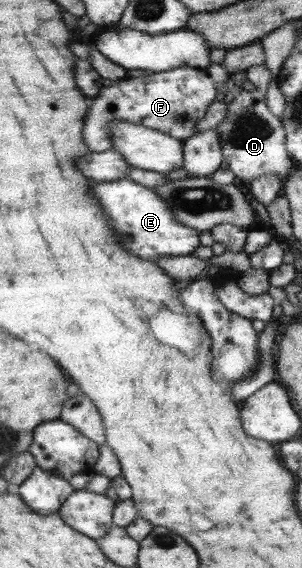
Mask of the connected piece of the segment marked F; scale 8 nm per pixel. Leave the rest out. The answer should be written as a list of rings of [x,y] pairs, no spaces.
[[[189,66],[152,72],[147,76],[125,77],[113,81],[104,79],[104,87],[99,96],[91,99],[91,108],[83,128],[84,141],[92,152],[111,150],[111,128],[114,120],[137,123],[185,141],[195,135],[195,124],[205,118],[209,104],[217,99],[217,88],[207,71]]]

